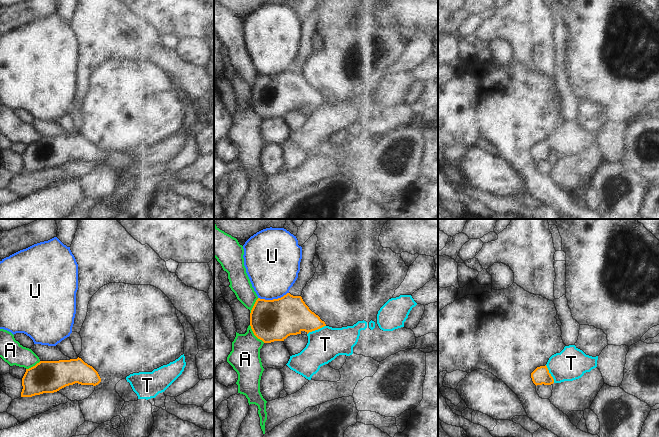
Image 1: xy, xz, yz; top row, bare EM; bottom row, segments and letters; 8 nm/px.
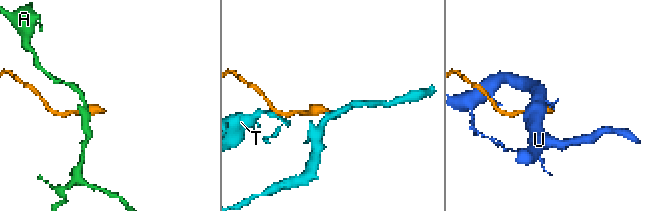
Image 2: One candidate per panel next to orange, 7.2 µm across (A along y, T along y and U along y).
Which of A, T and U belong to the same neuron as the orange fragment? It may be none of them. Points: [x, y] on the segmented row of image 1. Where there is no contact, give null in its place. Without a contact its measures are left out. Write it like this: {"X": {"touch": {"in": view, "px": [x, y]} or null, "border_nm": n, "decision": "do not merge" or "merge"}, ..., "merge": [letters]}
{"A": {"touch": {"in": "xz", "px": [255, 335]}, "border_nm": 190, "decision": "do not merge"}, "T": {"touch": {"in": "xz", "px": [316, 329]}, "border_nm": 170, "decision": "do not merge"}, "U": {"touch": {"in": "xz", "px": [273, 299]}, "border_nm": 260, "decision": "do not merge"}, "merge": []}

